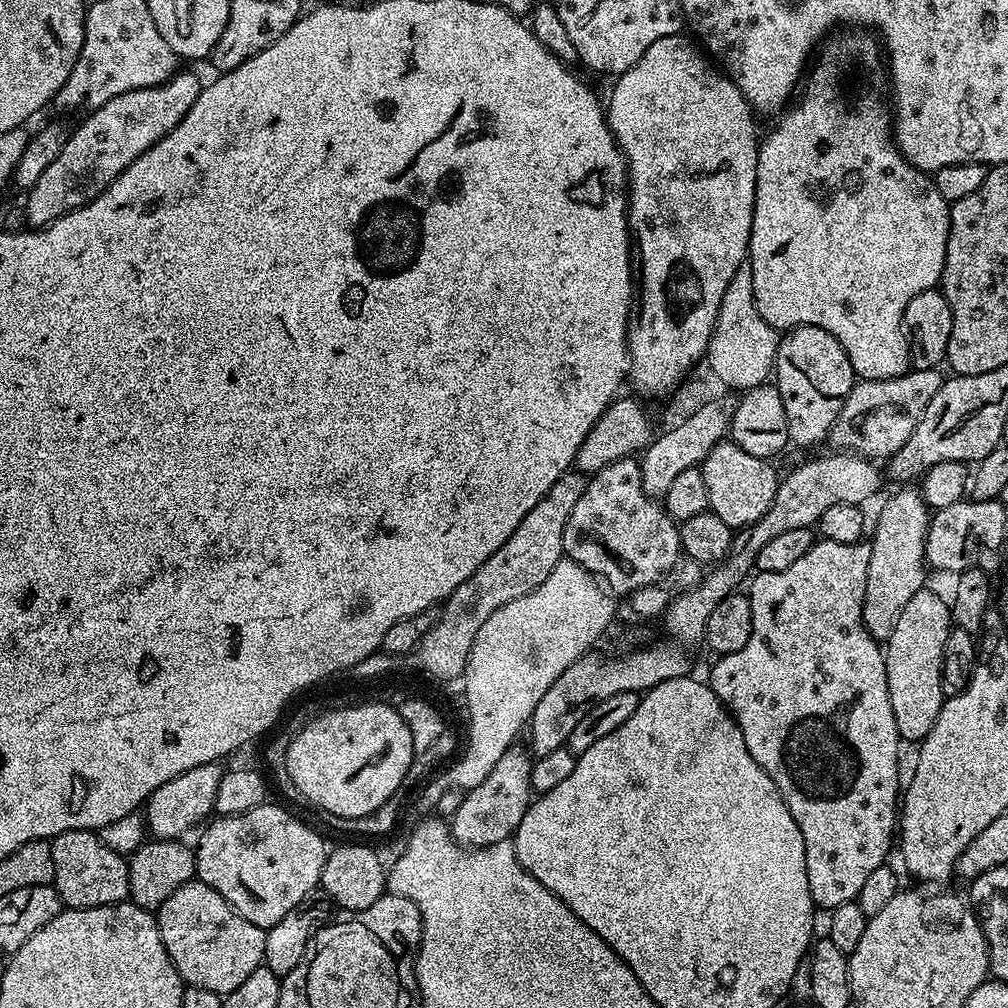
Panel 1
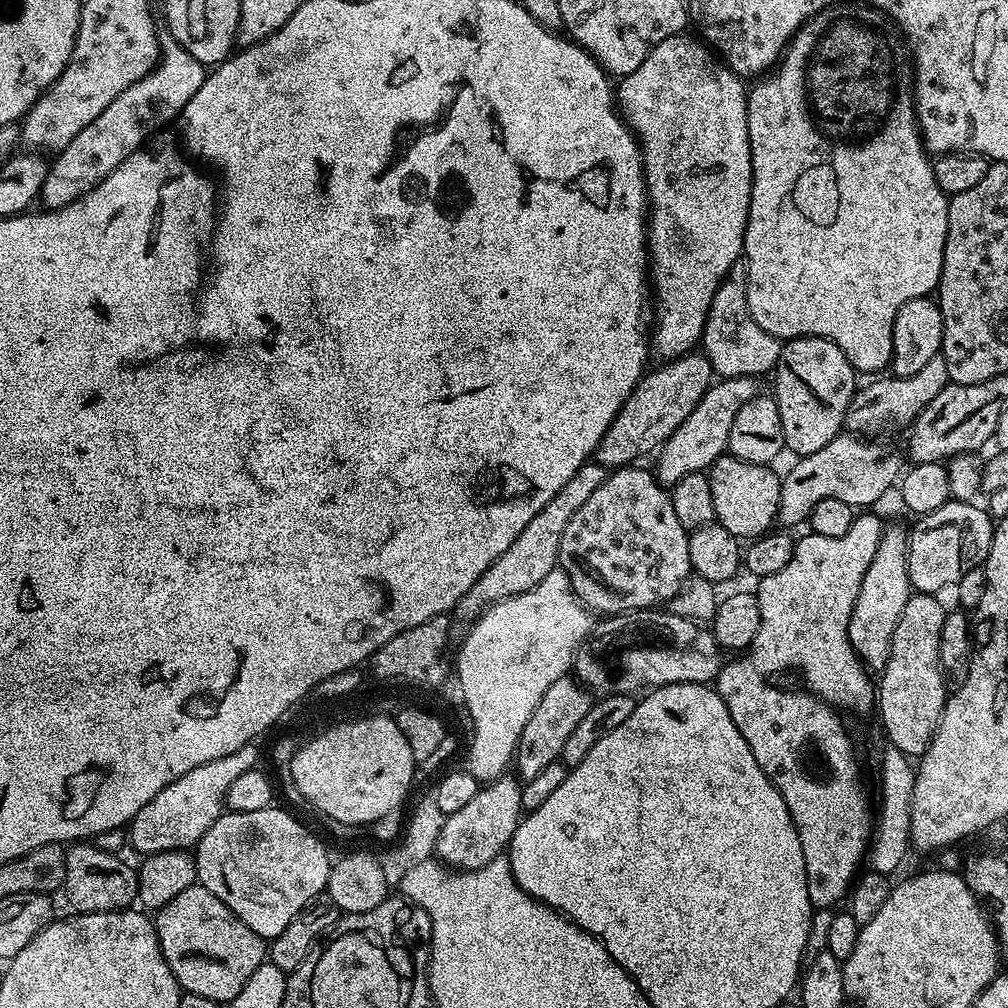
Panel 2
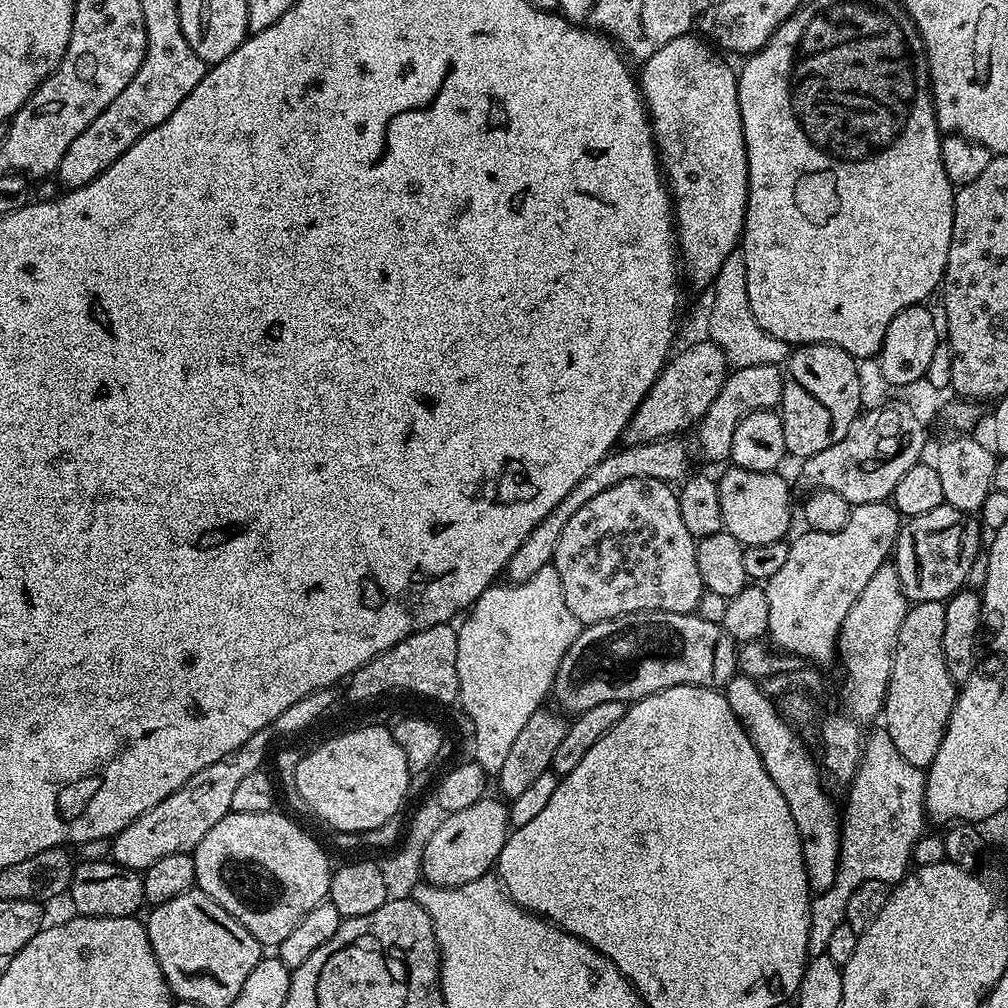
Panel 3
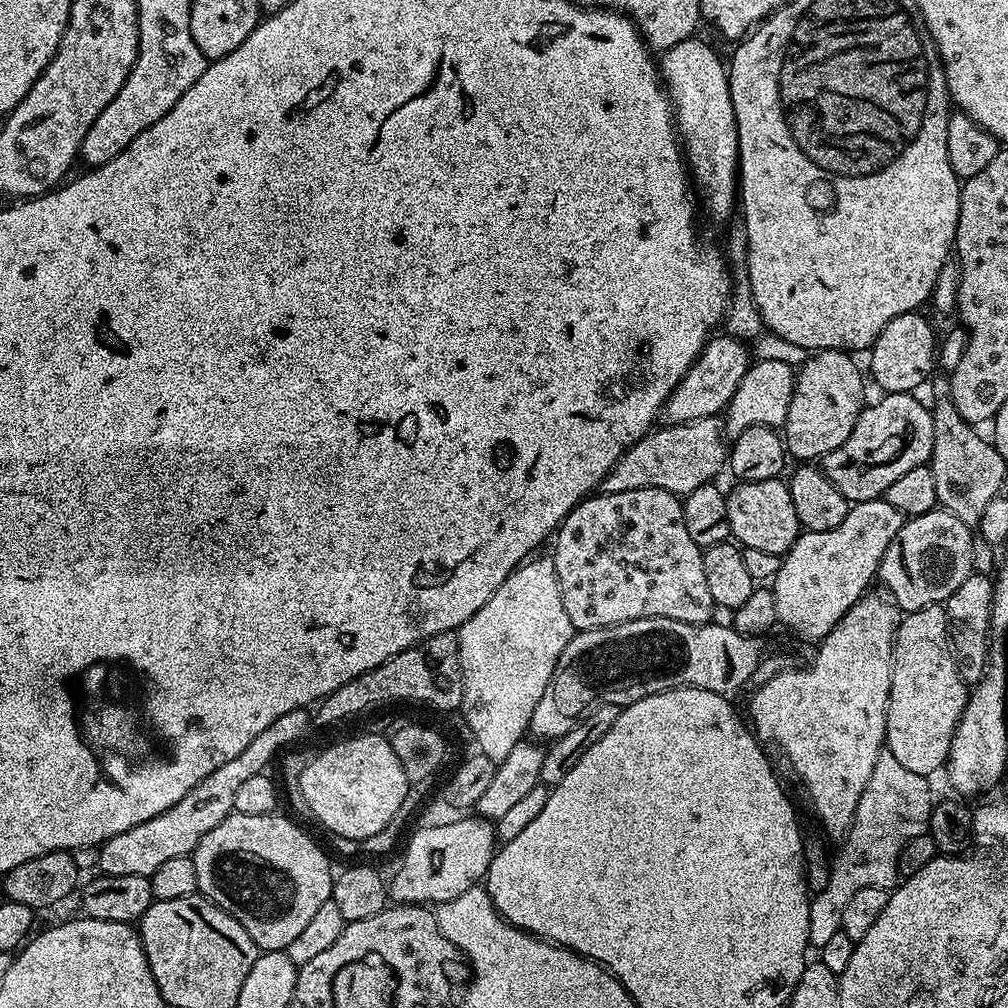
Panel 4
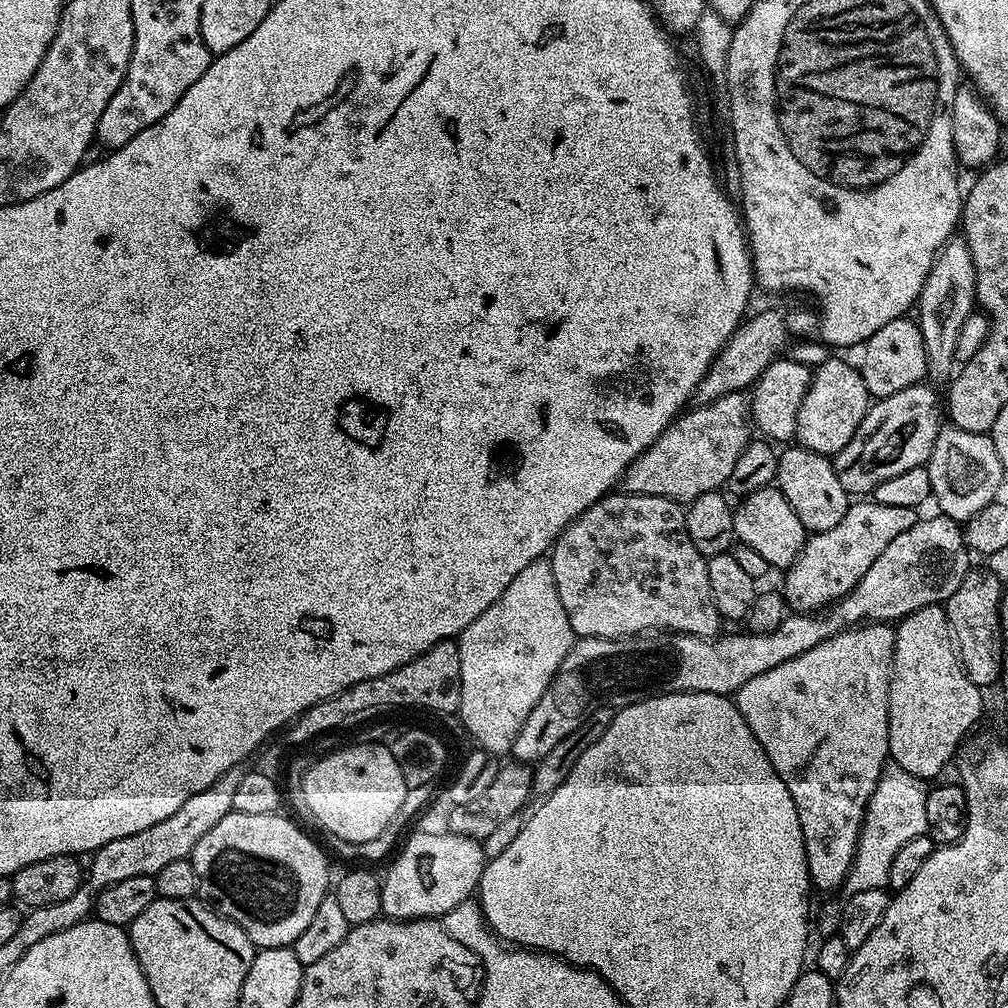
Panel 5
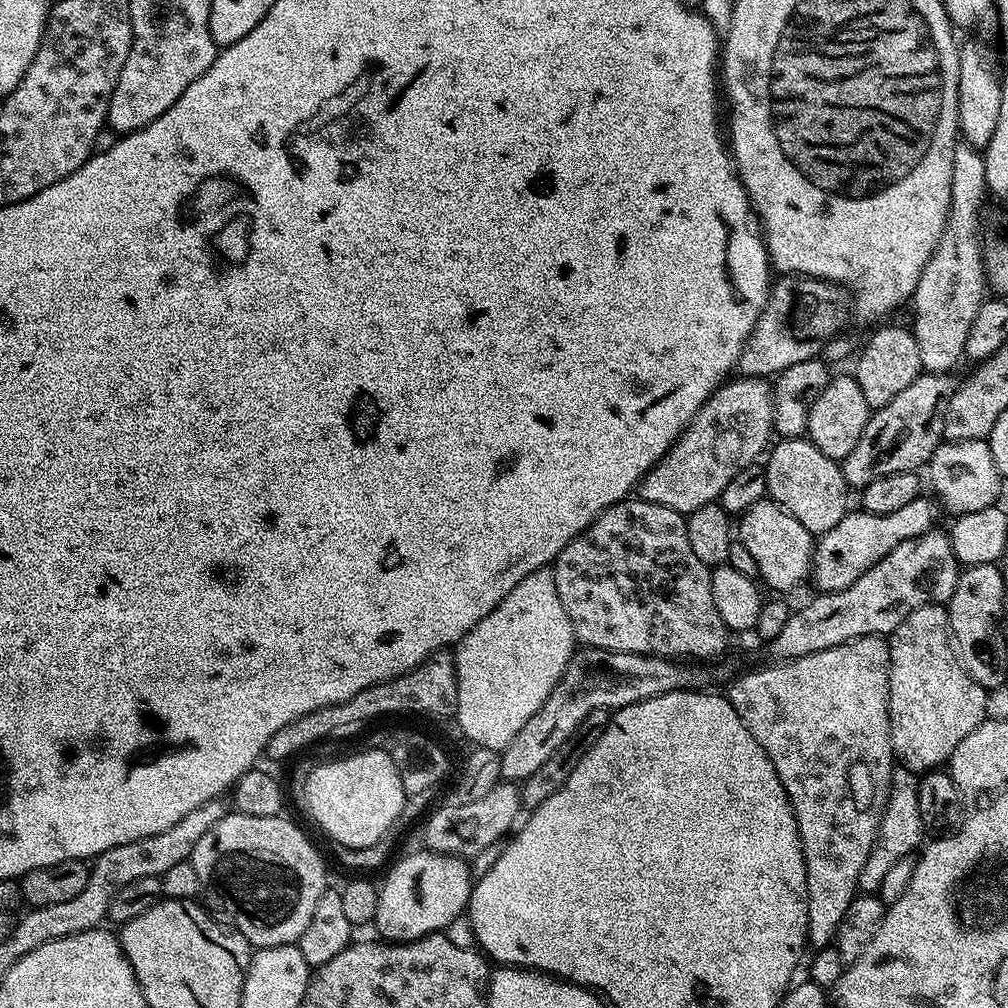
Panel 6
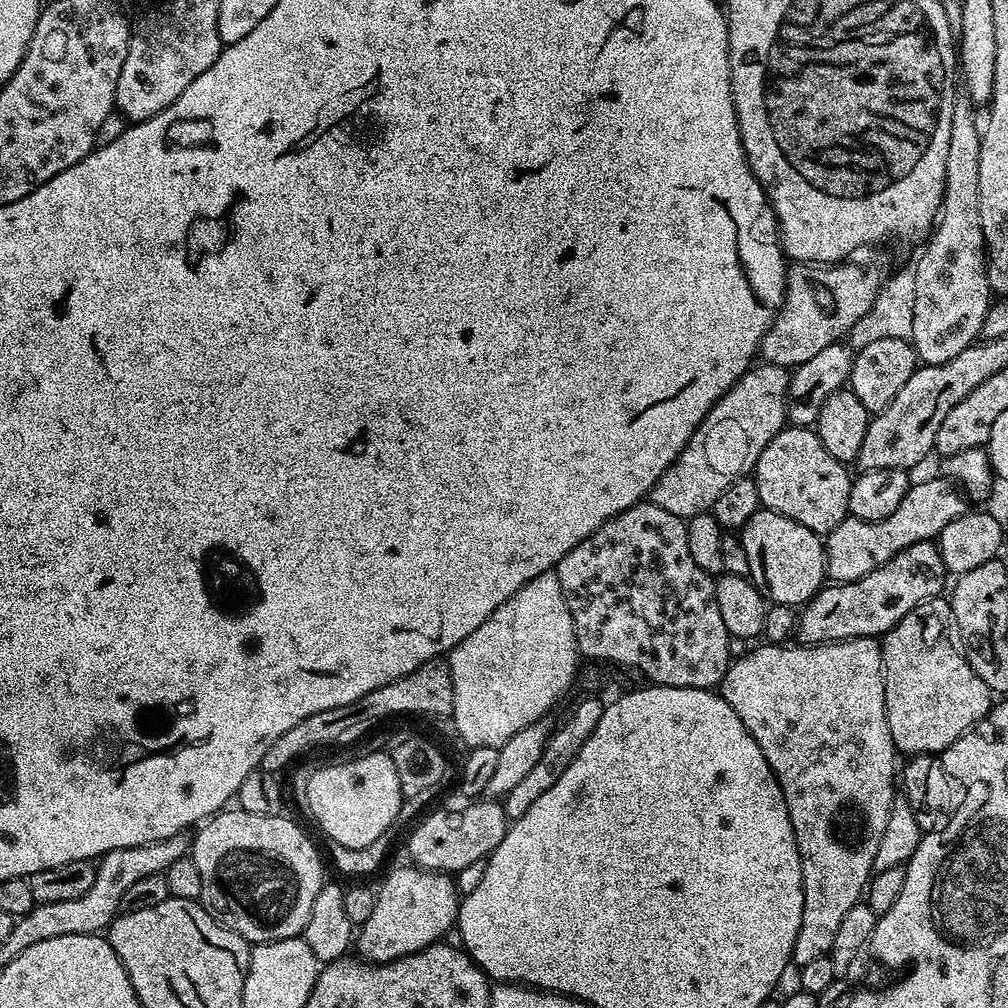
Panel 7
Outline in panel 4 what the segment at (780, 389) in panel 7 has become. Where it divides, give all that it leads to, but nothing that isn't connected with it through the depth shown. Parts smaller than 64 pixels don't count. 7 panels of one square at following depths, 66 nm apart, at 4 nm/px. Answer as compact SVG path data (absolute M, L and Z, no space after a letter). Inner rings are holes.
M707 416L685 424L668 424L663 427L647 432L641 440L624 450L620 461L601 482L600 492L657 488L683 498L690 494L690 490L698 490L698 486L713 483L717 479L716 475L725 471L730 448L717 417Z

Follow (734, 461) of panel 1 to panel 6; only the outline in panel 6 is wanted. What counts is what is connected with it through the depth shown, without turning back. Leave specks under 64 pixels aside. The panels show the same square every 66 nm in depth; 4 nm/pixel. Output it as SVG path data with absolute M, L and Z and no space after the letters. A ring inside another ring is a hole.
M772 499L754 502L750 510L739 513L738 539L744 543L746 550L750 550L754 562L758 562L759 579L776 591L773 593L788 594L784 592L809 579L814 551L813 533L808 532L798 518L786 514L786 510L779 508Z

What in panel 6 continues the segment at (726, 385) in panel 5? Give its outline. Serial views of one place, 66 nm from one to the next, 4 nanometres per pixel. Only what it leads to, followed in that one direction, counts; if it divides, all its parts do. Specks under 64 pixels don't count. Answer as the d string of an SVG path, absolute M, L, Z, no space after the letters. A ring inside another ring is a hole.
M784 274L779 279L771 285L768 305L740 356L740 376L772 378L798 362L817 359L823 344L843 329L844 319L850 316L850 300L841 285L799 274Z

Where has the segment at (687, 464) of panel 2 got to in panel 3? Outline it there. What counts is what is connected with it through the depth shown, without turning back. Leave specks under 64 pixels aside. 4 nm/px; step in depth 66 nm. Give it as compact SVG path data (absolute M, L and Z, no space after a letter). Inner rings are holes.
M777 365L746 366L732 368L726 382L722 382L722 390L714 402L710 402L710 410L700 419L700 452L708 460L727 461L732 454L734 430L746 414L754 410L772 410L777 407L782 398L784 385L783 371Z

